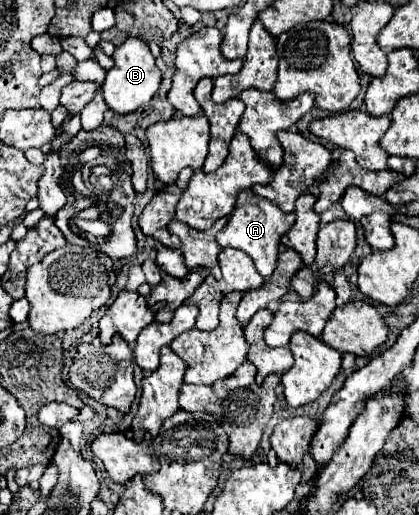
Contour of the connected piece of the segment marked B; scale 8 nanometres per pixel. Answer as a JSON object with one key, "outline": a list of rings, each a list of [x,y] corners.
{"outline":[[[128,38],[128,42],[122,42],[114,52],[114,66],[106,72],[106,80],[100,86],[100,92],[108,104],[108,108],[116,114],[128,114],[138,110],[140,106],[146,106],[152,96],[158,92],[162,74],[154,64],[154,56],[150,54],[150,48],[146,42],[140,42],[138,38]]]}

